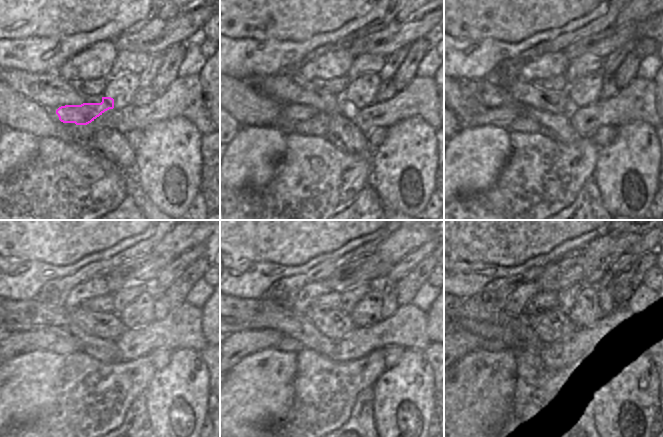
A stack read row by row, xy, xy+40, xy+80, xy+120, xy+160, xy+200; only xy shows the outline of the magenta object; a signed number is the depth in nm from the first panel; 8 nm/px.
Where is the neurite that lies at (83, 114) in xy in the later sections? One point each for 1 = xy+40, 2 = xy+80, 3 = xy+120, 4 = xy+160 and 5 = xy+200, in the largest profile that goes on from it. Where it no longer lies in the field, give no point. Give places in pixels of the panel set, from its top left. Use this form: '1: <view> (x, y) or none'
1: xy+40 (299, 113)
2: xy+80 (497, 116)
3: xy+120 (16, 343)
4: xy+160 (241, 343)
5: xy+200 (464, 342)

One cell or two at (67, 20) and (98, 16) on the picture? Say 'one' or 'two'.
one

